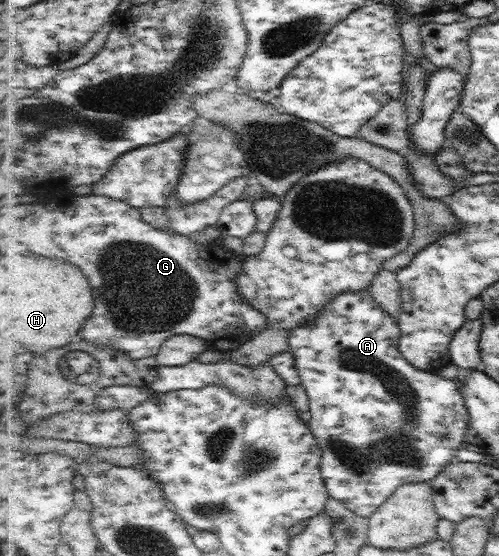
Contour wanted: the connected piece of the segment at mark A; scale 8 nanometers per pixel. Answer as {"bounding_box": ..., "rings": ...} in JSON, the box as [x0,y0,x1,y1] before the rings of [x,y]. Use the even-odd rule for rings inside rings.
{"bounding_box":[289,289,471,517],"rings":[[[371,289],[360,291],[360,293],[346,293],[340,295],[338,299],[329,303],[315,319],[314,323],[307,322],[303,326],[294,328],[290,331],[289,340],[291,352],[296,356],[297,364],[303,384],[308,390],[311,411],[309,423],[312,433],[319,438],[324,450],[323,472],[327,481],[327,486],[331,497],[343,501],[352,511],[365,516],[372,517],[403,485],[420,482],[430,482],[438,478],[440,473],[448,467],[448,464],[456,460],[457,452],[465,442],[466,433],[471,430],[470,415],[464,403],[463,392],[461,391],[461,380],[446,379],[440,372],[429,372],[416,367],[416,364],[403,354],[401,339],[403,329],[399,318],[395,318],[387,312],[374,297]]]}

